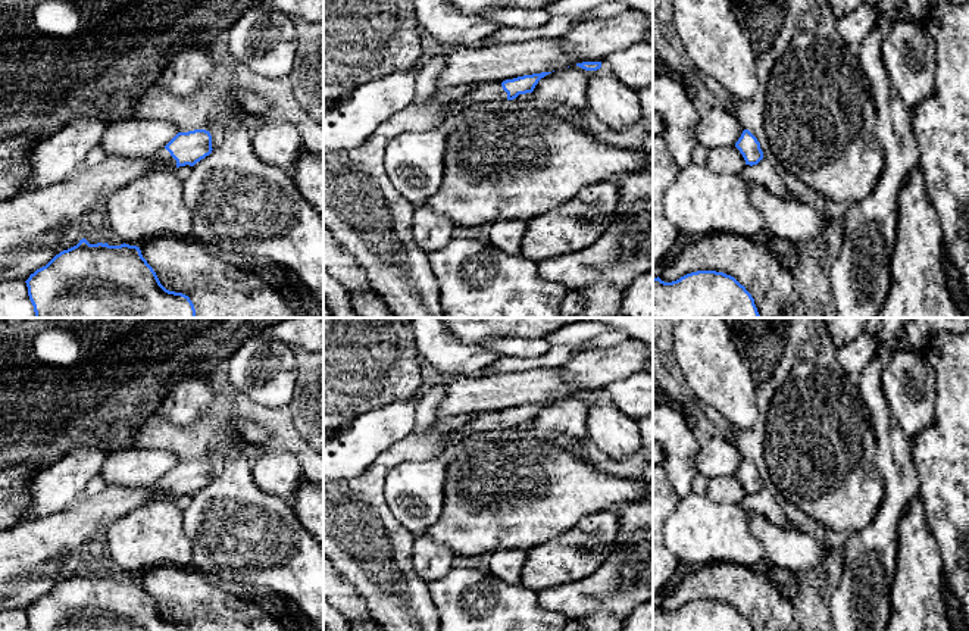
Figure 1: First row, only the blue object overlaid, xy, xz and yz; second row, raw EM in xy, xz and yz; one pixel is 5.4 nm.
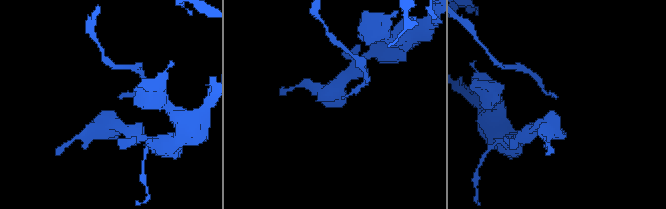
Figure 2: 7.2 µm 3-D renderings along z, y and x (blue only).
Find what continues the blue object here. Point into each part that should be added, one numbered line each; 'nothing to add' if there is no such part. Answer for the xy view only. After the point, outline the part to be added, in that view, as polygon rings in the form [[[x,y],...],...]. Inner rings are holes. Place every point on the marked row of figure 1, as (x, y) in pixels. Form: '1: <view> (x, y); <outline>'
1: xy (166, 162); [[[165,147],[157,150],[151,157],[160,163],[160,171],[176,169],[176,160],[171,156],[171,153]]]

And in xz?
1: xz (488, 93); [[[501,82],[484,84],[472,94],[463,97],[462,100],[453,103],[444,110],[444,124],[460,110],[478,104],[478,103],[494,103],[507,100],[507,93],[503,90]]]

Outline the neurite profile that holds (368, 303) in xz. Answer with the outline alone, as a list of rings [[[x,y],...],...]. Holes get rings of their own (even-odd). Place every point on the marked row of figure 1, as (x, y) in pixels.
[[[373,288],[350,293],[350,299],[357,318],[396,318]]]

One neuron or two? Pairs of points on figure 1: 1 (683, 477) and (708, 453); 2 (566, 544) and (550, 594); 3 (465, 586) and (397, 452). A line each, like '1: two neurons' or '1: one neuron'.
1: two neurons
2: two neurons
3: two neurons

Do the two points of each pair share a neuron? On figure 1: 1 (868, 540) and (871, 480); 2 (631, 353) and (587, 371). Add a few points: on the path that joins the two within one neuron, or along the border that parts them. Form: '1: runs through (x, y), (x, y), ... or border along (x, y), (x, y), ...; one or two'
1: runs through (868, 525), (868, 494); one
2: runs through (621, 361), (597, 368); one

